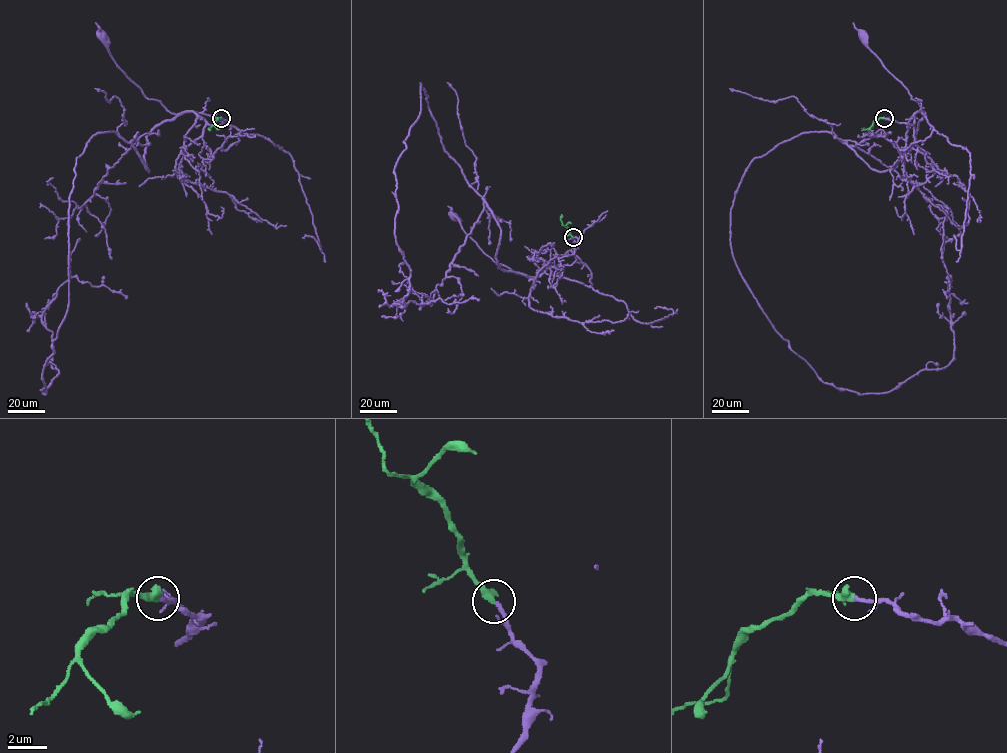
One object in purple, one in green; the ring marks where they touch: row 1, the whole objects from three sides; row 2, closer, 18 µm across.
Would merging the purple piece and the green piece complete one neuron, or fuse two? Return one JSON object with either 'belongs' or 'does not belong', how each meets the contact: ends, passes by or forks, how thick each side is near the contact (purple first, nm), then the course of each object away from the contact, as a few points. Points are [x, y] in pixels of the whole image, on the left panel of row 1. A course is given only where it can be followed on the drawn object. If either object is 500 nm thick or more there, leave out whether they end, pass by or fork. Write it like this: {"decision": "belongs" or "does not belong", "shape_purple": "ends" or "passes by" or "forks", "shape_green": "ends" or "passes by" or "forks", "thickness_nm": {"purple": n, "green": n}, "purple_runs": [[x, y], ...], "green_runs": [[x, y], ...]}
{"decision": "belongs", "shape_purple": "ends", "shape_green": "ends", "thickness_nm": {"purple": 240, "green": 480}, "purple_runs": [[221, 118], [224, 123], [208, 124], [193, 112], [174, 114], [158, 101], [147, 98], [115, 62], [101, 35]], "green_runs": [[221, 118], [209, 130]]}

